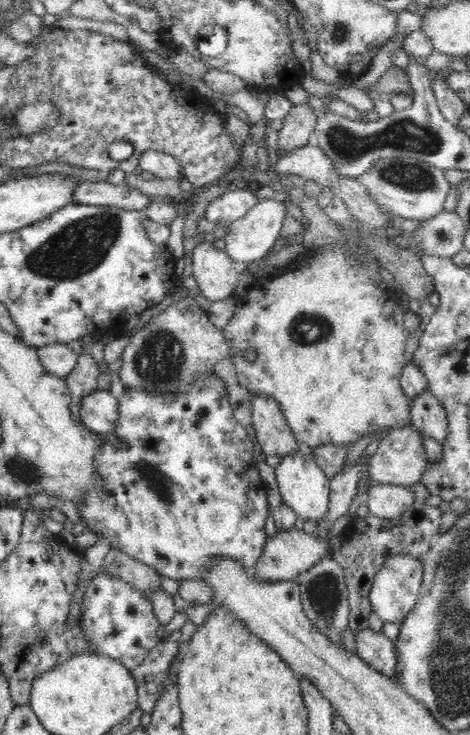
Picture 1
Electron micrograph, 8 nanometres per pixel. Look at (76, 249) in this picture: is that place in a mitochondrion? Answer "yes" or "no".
yes

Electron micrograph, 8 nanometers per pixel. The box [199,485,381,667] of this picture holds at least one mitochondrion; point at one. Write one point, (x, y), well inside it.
(324, 595)

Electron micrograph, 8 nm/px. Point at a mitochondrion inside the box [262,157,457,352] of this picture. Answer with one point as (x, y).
(414, 178)

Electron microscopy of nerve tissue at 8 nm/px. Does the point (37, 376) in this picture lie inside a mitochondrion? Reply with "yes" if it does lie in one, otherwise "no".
no

